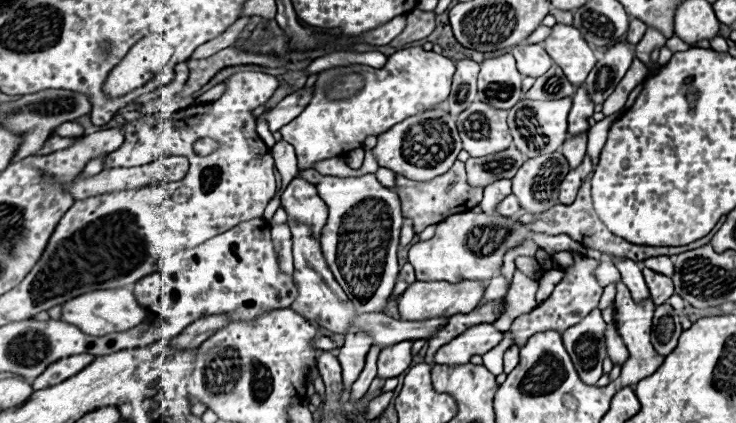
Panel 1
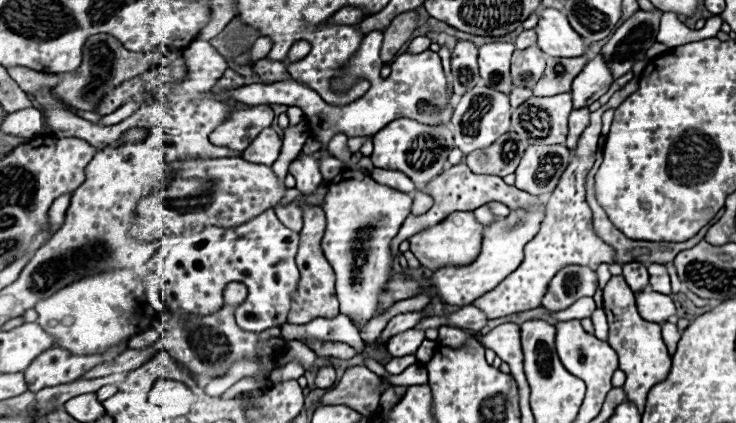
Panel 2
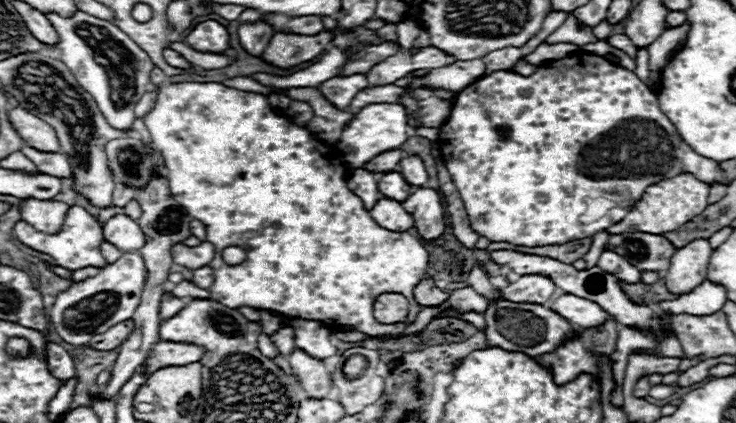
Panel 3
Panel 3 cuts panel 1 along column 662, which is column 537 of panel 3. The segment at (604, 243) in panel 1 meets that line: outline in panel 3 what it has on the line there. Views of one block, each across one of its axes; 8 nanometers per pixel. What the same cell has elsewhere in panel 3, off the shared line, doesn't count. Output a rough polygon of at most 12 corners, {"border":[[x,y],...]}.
{"border":[[590,238],[532,248],[538,256],[572,264],[590,250]]}

